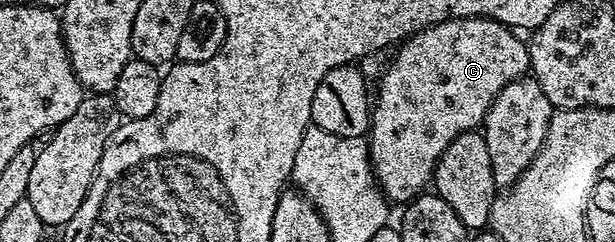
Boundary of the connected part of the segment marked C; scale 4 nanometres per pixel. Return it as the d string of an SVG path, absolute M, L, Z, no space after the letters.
M467 17L466 19L443 21L437 25L430 26L429 29L423 29L420 33L414 33L395 50L397 53L393 55L392 62L388 65L388 70L380 77L380 90L377 93L375 90L374 93L374 108L370 113L370 136L367 138L368 153L372 157L372 171L376 174L376 183L380 186L380 190L383 191L389 202L396 203L396 201L400 201L399 203L407 203L413 197L425 192L427 185L424 184L427 181L429 184L433 180L436 164L442 155L442 151L446 151L446 147L450 147L450 143L454 143L454 139L458 139L458 135L479 130L483 126L484 120L488 117L488 112L494 103L494 99L498 99L502 87L512 81L520 80L521 77L529 72L528 47L525 38L522 39L520 37L523 36L517 35L509 26L503 25L501 21L491 21L489 17Z

